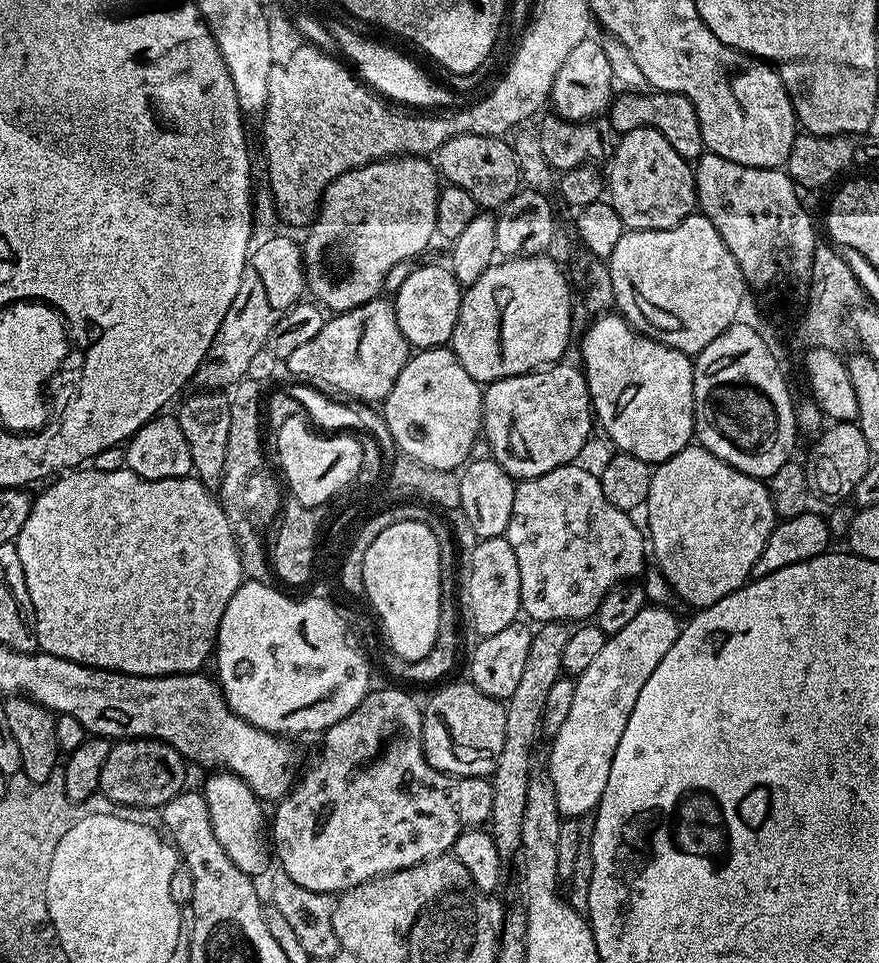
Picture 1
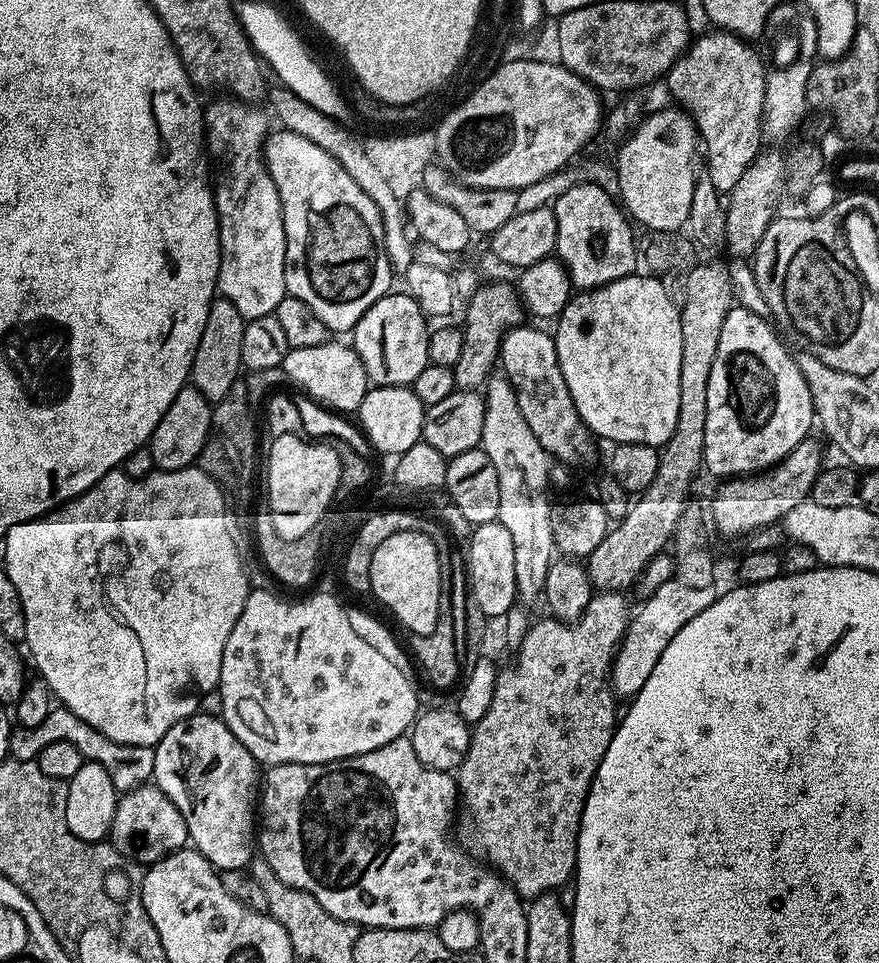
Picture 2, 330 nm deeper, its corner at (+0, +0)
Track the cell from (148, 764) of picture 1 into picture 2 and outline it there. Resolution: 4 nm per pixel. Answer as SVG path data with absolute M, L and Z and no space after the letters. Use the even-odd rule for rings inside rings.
M149 782L138 786L133 792L123 793L117 799L110 843L127 860L147 866L185 847L189 843L189 837L186 822L178 807L155 783Z

